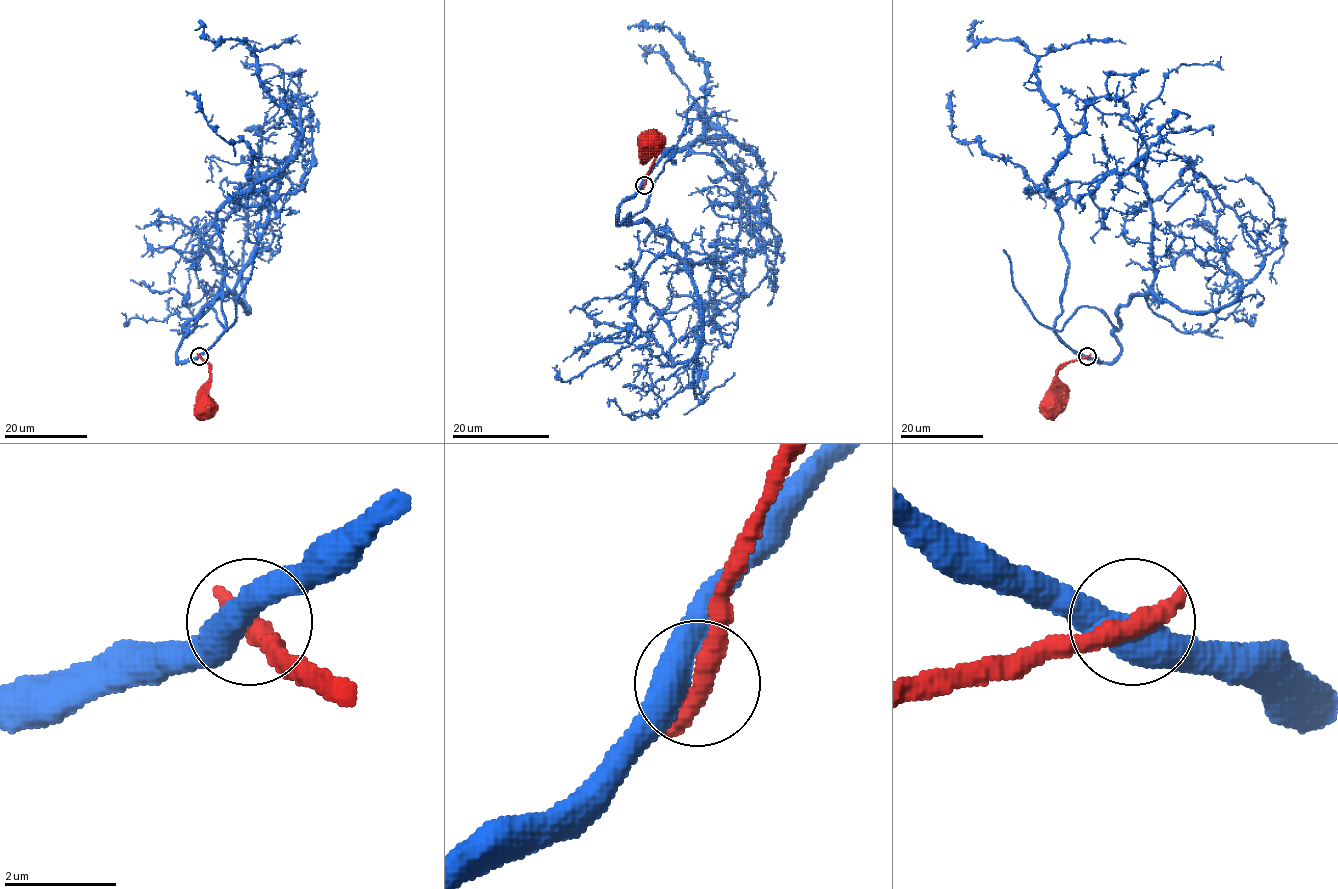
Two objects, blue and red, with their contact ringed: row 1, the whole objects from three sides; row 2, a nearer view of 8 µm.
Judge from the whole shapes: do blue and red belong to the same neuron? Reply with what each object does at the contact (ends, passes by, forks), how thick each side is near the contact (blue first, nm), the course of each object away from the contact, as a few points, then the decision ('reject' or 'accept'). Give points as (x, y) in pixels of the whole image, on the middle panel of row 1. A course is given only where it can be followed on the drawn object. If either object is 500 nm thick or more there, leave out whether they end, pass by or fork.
500 nm thick on the blue side, 480 nm on the other; blue runs (643, 185), (618, 223), (646, 222), (668, 240), (699, 296), (694, 392), (693, 335), (727, 306), (652, 315); red runs (643, 185), (655, 157), (654, 141), (658, 139), (652, 143); reject

